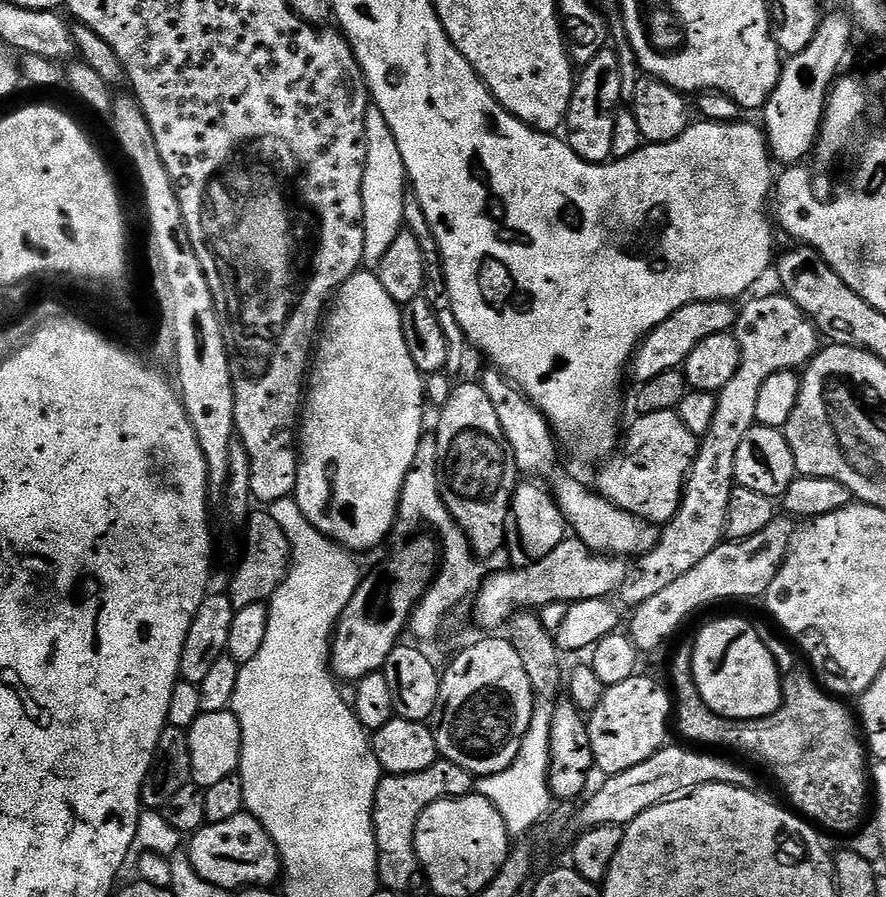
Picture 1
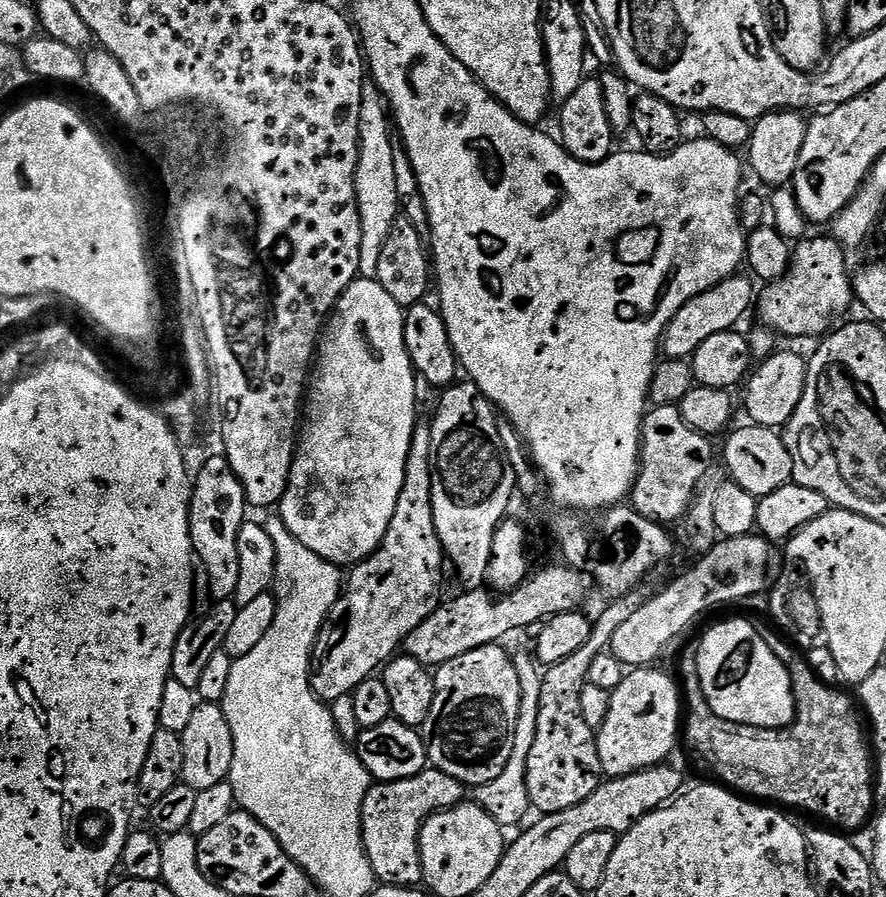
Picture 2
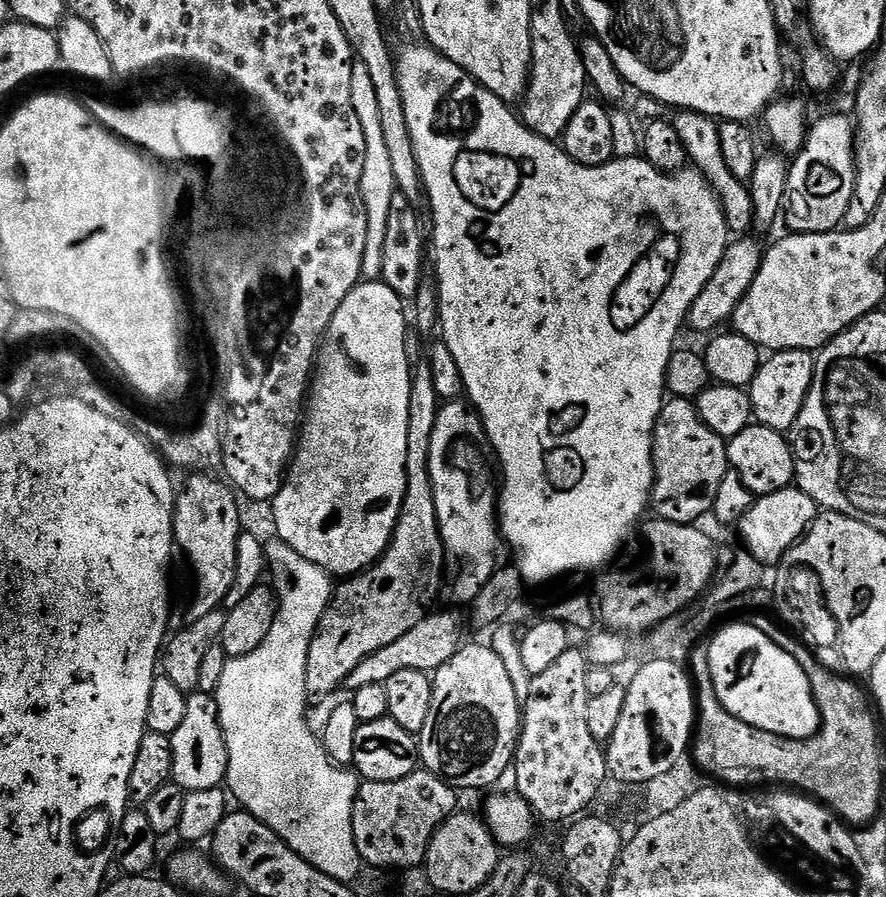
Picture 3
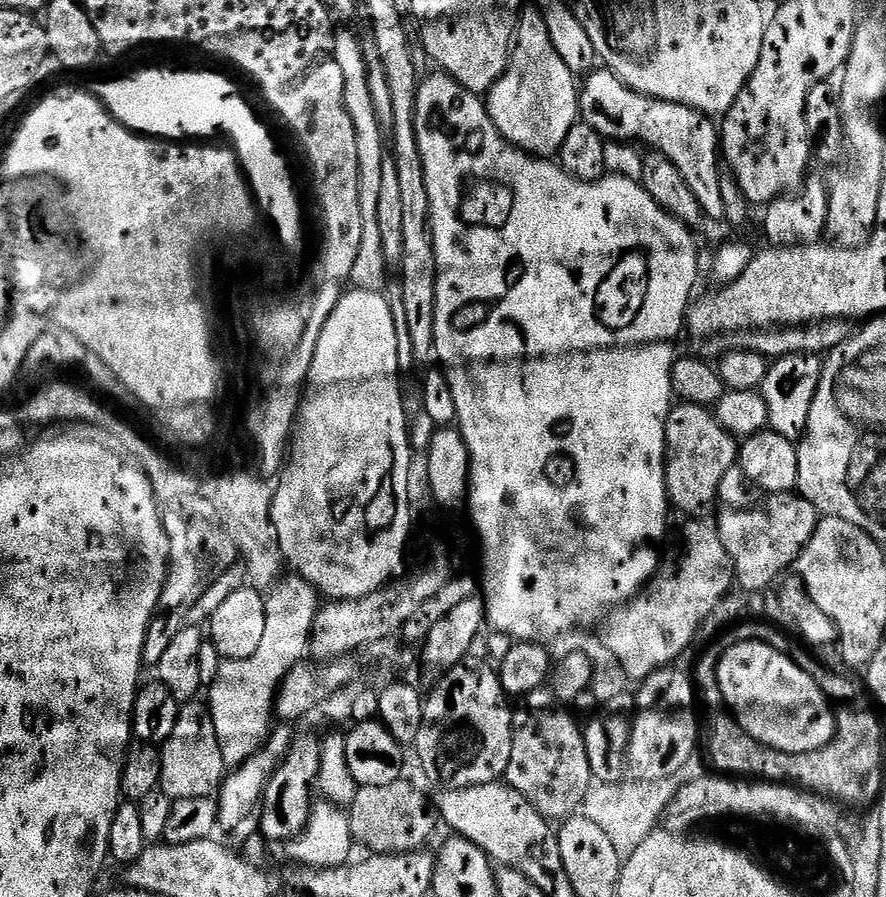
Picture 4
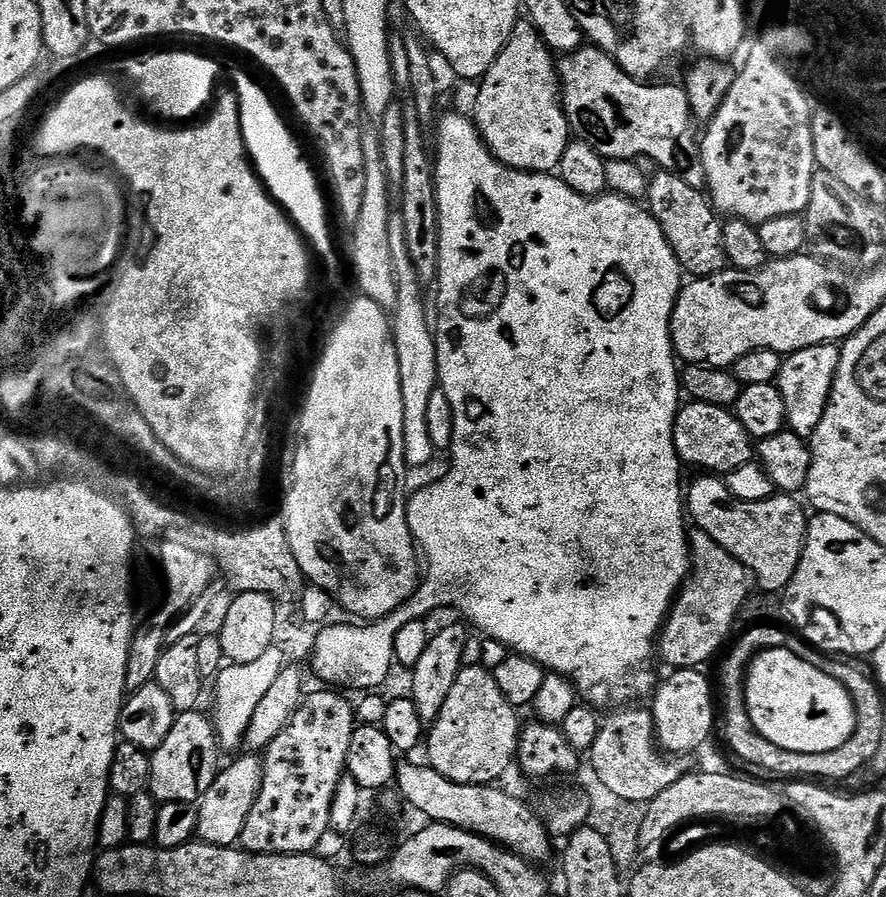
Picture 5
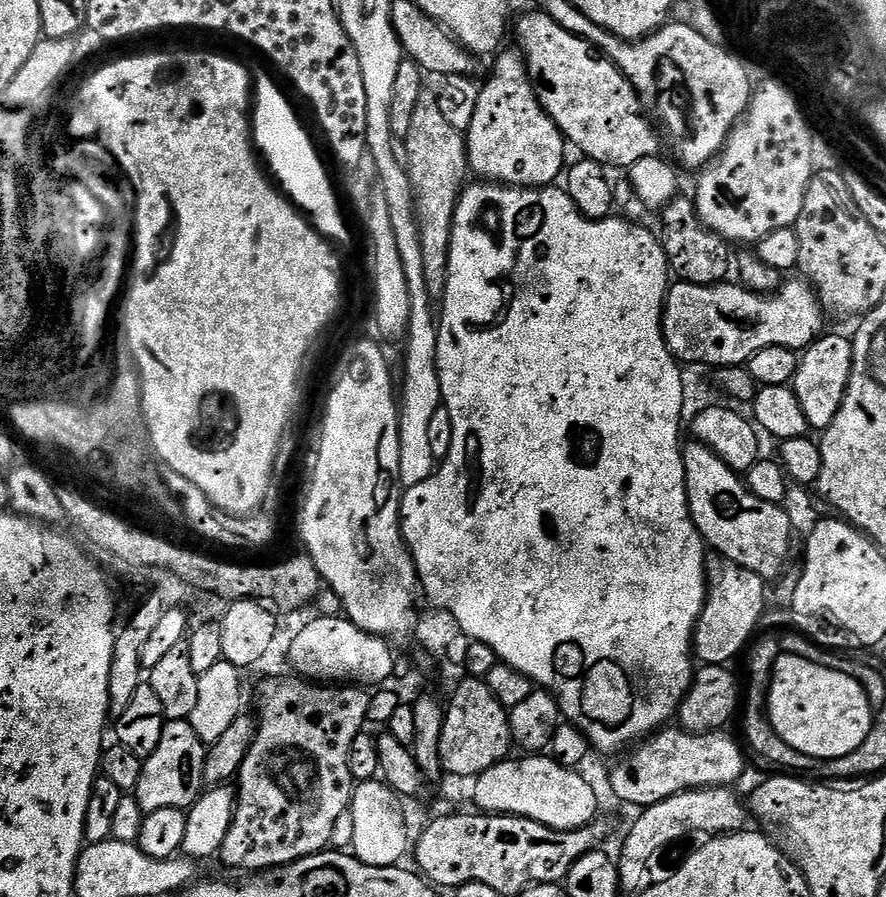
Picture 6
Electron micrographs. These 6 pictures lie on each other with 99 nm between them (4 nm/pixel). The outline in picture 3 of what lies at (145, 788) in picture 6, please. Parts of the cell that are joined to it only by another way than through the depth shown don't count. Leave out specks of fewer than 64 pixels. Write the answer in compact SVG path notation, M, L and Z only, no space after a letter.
M199 690L191 693L186 702L186 718L172 735L174 770L172 780L185 793L219 788L228 774L228 751L220 729L220 718L215 695Z

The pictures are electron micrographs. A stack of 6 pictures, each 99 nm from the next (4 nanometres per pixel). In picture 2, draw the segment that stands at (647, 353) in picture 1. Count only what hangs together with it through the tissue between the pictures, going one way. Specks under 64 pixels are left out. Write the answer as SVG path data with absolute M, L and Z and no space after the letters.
M737 274L718 282L705 292L699 292L666 326L664 338L662 341L662 352L670 360L688 360L706 342L706 338L711 338L713 334L722 334L723 332L733 331L736 324L748 311L753 311L754 301L757 299L757 289L752 289L753 277L748 274Z

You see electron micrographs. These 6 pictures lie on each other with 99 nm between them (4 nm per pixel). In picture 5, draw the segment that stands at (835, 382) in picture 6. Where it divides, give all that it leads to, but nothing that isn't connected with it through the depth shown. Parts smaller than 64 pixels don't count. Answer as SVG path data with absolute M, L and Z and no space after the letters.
M829 342L791 353L781 363L780 373L777 374L774 383L782 394L782 402L786 402L787 427L797 436L810 438L814 430L818 430L818 422L822 422L822 414L828 405L828 395L839 361L840 348L835 343Z

